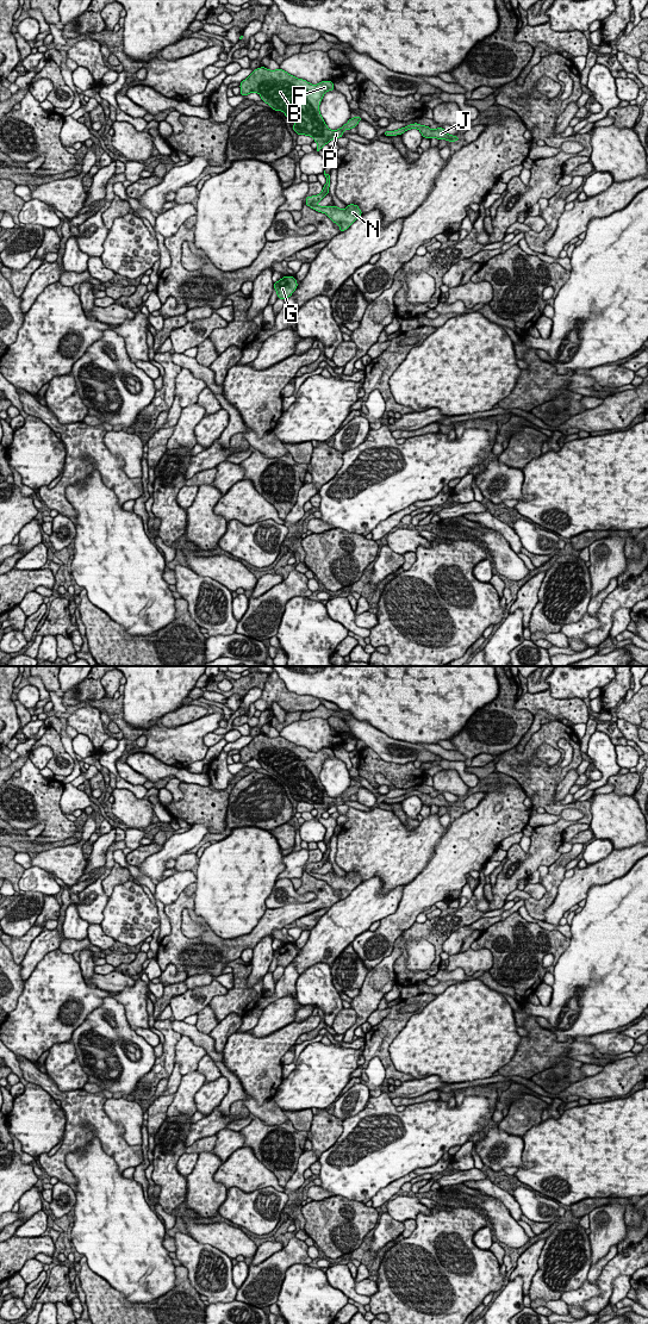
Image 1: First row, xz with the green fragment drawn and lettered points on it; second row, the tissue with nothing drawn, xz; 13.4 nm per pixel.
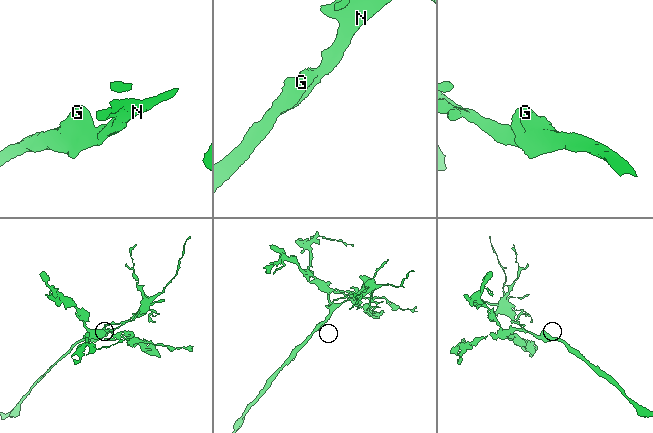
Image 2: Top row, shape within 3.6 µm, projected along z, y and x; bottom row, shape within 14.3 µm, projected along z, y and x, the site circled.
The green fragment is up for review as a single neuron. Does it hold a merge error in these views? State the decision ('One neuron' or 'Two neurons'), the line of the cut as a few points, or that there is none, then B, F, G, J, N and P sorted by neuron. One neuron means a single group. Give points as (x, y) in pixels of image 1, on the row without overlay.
One neuron. No split. Groups: B F G J N P

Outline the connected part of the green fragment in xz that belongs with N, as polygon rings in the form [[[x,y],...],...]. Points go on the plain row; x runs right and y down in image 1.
[[[324,838],[324,843],[328,850],[324,852],[323,858],[318,863],[306,864],[305,870],[311,876],[328,882],[334,890],[339,893],[339,900],[343,900],[362,882],[362,878],[354,871],[347,872],[344,877],[338,876],[336,872],[332,875],[318,874],[317,870],[328,863],[330,854],[330,840],[326,841]]]

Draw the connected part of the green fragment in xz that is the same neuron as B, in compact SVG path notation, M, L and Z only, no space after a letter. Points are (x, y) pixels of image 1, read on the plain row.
M261 734L243 747L239 754L241 763L256 759L273 777L284 778L287 785L294 788L294 800L311 803L314 807L318 812L317 820L331 807L343 804L344 797L355 795L362 787L360 783L350 785L338 797L330 797L326 794L319 779L319 771L328 758L335 757L332 748L311 752L282 736L269 738Z

